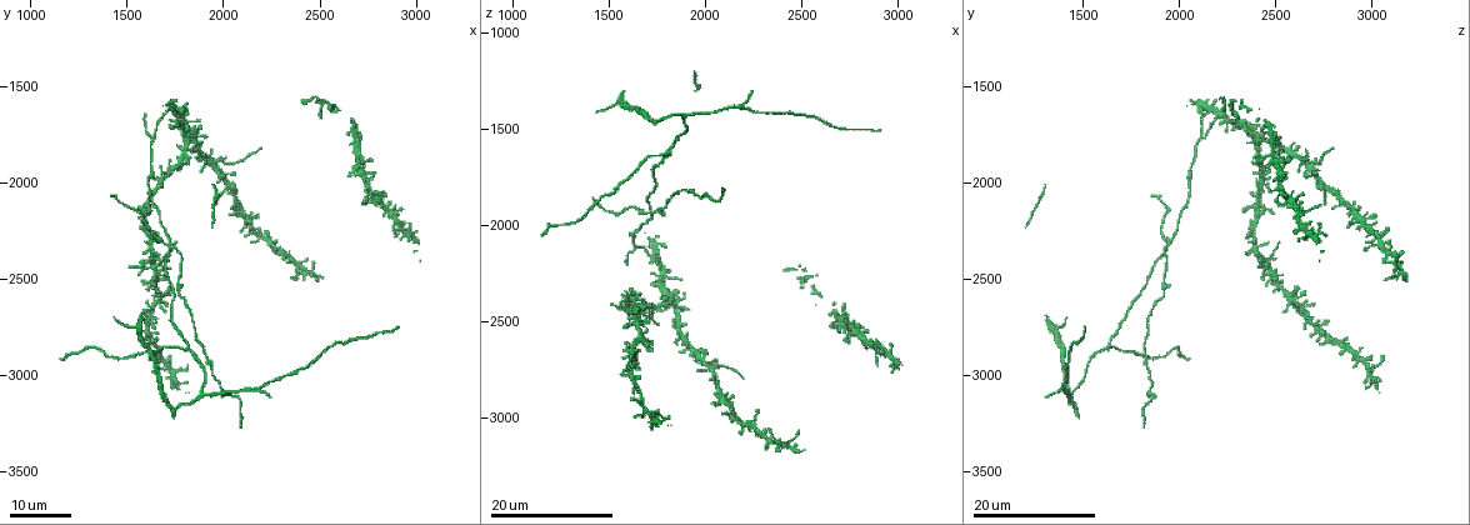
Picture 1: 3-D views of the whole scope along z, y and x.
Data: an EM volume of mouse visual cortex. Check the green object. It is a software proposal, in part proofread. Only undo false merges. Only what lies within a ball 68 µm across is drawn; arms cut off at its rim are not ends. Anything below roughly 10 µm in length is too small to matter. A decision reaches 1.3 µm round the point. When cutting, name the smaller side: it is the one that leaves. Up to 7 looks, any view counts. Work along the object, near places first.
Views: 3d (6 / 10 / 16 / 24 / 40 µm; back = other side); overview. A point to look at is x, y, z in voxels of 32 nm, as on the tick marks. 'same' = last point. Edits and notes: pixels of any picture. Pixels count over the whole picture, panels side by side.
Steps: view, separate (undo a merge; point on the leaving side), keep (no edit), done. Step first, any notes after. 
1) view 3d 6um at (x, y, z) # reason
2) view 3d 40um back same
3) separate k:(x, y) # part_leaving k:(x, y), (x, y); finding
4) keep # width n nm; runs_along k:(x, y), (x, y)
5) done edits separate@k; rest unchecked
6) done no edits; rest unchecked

view 3d 16um at (1800, 1680, 2270)

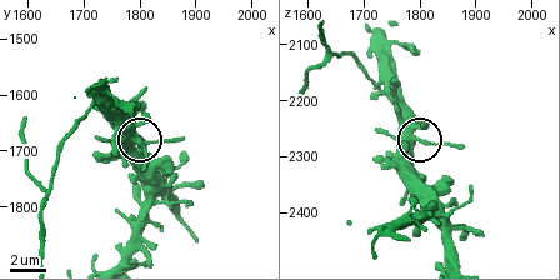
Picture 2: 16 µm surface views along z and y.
view 3d 6um same

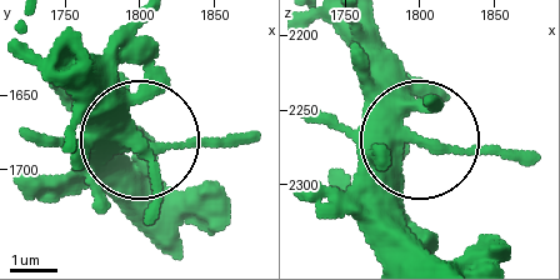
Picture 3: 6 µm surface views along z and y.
view 3d 6um back same # other side

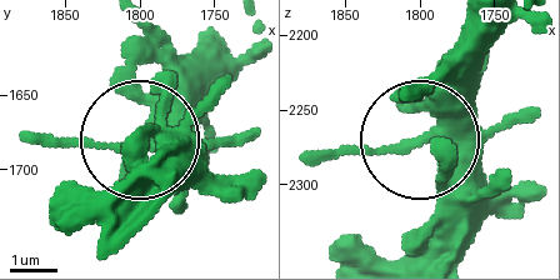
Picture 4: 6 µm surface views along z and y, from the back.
keep # runs_along 4:(506, 23), (459, 106), (423, 139), (308, 154); all the same cell

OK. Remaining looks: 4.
view 3d 24um at (1960, 1930, 2680) # thin arm on a thick one

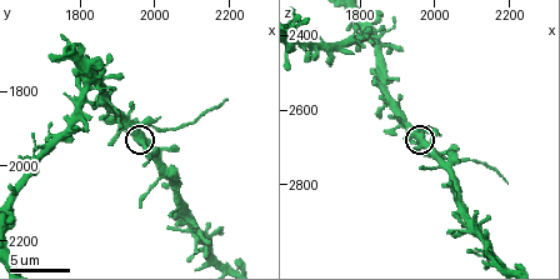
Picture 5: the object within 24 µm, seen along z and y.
view 3d 10um same

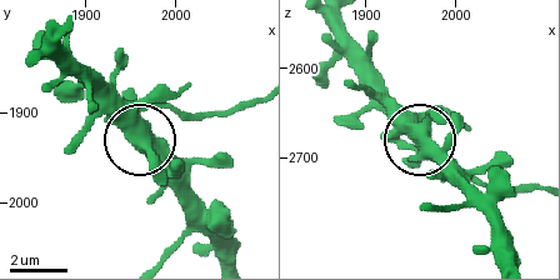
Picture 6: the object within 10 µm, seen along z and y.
keep # all the same cell

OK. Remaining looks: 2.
view 3d 24um at (1740, 2340, 1950) # thin arm on a thick one

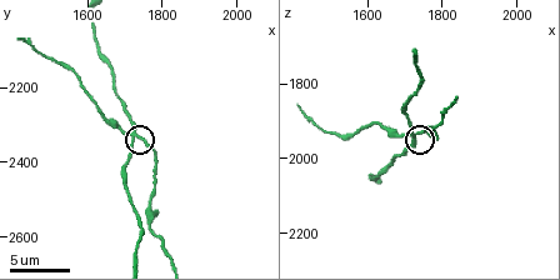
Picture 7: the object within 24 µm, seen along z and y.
view 3d 6um at (1730, 2330, 1930)

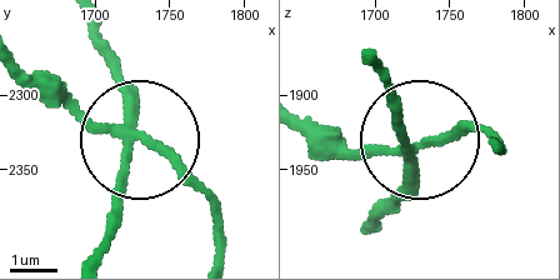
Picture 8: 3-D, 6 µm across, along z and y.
separate 8:(179, 173) # arms 4; part_leaving 8:(125, 128), (205, 199), (218, 259); a second cell is stuck on

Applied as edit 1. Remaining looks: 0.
done edits separate@8; rest unchecked

